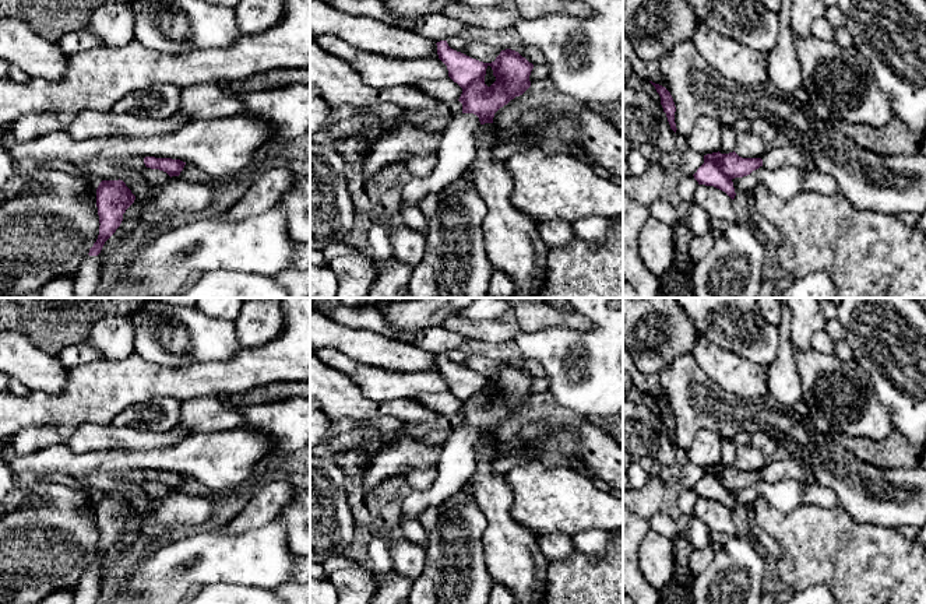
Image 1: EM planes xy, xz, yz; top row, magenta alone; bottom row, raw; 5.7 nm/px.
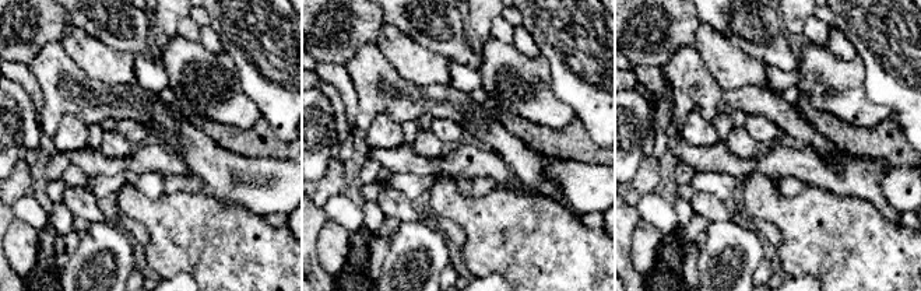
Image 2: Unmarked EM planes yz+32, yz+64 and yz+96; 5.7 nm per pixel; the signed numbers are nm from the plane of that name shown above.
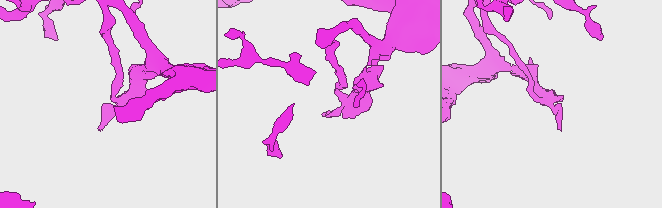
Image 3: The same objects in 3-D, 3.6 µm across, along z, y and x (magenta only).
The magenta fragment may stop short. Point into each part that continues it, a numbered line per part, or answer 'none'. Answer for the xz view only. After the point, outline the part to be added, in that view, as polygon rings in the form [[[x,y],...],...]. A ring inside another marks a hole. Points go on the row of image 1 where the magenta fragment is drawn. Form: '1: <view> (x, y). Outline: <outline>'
none

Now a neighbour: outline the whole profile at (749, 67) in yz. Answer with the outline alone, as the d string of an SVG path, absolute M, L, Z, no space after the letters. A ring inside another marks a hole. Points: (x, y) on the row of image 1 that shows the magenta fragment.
M698 22L693 42L723 77L744 87L770 82L767 53L749 49L704 22Z

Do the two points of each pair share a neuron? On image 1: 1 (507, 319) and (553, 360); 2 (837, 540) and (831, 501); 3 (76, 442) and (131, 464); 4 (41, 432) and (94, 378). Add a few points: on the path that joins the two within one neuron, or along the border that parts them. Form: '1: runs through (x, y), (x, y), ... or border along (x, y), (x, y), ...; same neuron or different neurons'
1: border along (520, 330), (513, 339); different neurons
2: border along (802, 504), (837, 506); different neurons
3: border along (67, 443), (74, 452), (131, 449); different neurons
4: border along (63, 428), (31, 425), (16, 434); different neurons

